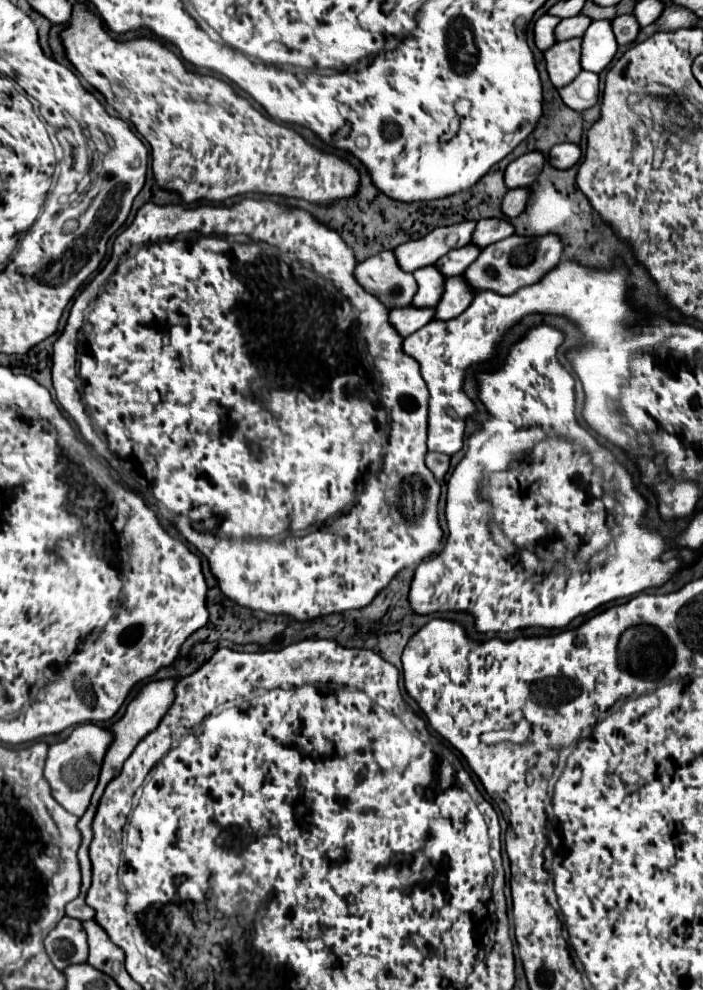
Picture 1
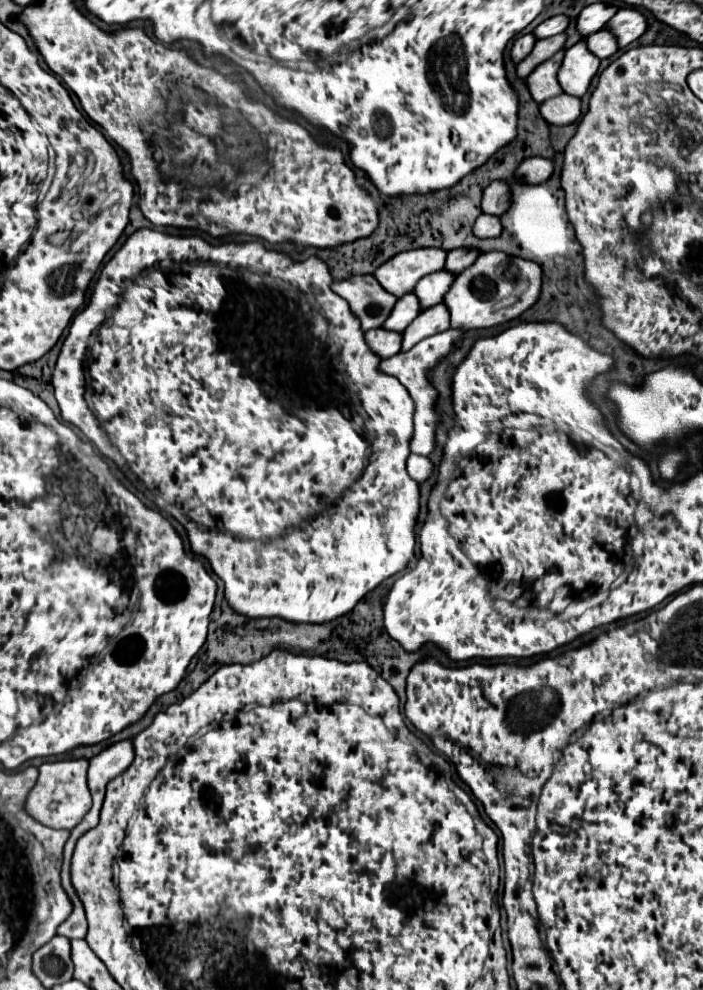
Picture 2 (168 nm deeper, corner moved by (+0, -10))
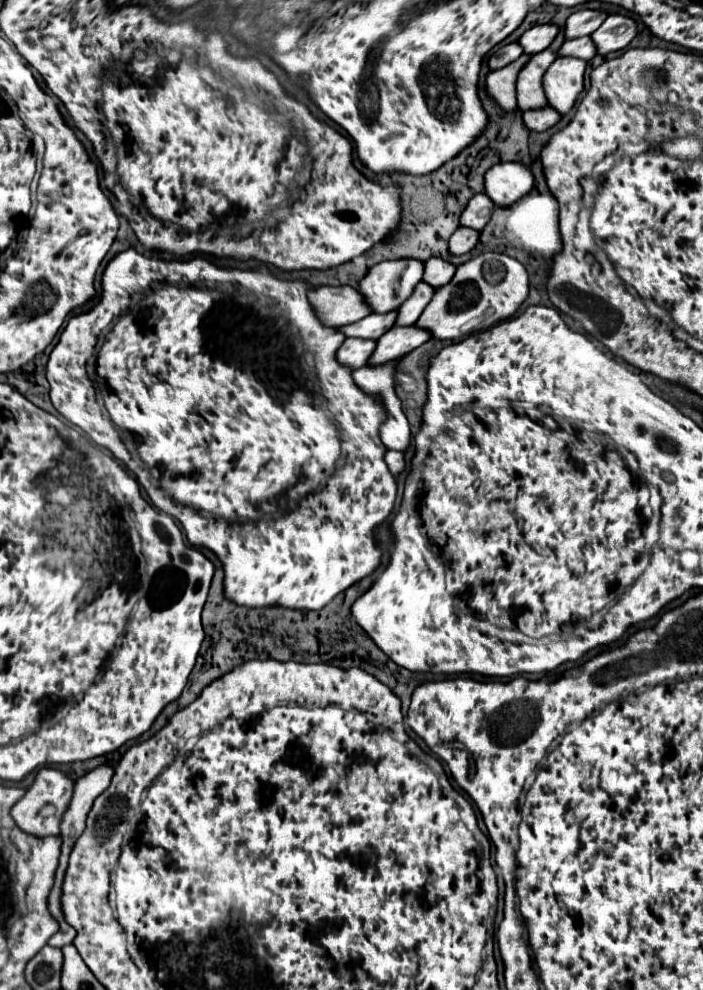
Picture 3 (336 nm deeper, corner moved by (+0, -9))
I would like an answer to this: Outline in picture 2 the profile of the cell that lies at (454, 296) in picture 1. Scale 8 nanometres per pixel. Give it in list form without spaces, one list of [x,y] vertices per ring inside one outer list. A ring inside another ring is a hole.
[[[444,302],[424,310],[408,328],[404,334],[404,342],[402,342],[402,350],[410,350],[414,344],[418,344],[420,340],[434,336],[438,332],[444,332],[450,328],[450,310]]]

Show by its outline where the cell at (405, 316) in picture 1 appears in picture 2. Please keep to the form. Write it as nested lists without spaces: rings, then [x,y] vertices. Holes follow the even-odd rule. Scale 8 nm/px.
[[[374,328],[366,332],[366,342],[370,342],[370,348],[376,354],[382,354],[382,358],[390,358],[402,350],[402,334],[384,330],[384,328]]]

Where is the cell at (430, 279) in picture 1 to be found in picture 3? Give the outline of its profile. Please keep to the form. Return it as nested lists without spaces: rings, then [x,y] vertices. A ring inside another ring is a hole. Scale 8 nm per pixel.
[[[384,313],[384,315],[368,315],[358,323],[350,323],[340,327],[338,331],[344,333],[346,337],[360,337],[360,339],[378,339],[382,333],[386,333],[394,325],[394,313]]]

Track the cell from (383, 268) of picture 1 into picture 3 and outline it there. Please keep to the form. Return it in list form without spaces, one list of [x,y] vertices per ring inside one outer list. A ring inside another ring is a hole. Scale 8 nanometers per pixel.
[[[318,287],[308,293],[310,305],[326,327],[342,327],[348,323],[356,323],[370,315],[370,309],[362,305],[362,297],[354,287]]]

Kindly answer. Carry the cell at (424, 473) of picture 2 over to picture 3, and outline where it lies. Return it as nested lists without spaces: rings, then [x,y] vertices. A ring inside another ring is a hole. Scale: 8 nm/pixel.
[[[386,451],[386,455],[384,455],[384,461],[386,461],[386,465],[388,465],[388,469],[390,469],[390,473],[392,475],[398,475],[400,471],[404,471],[404,453],[402,451]]]

